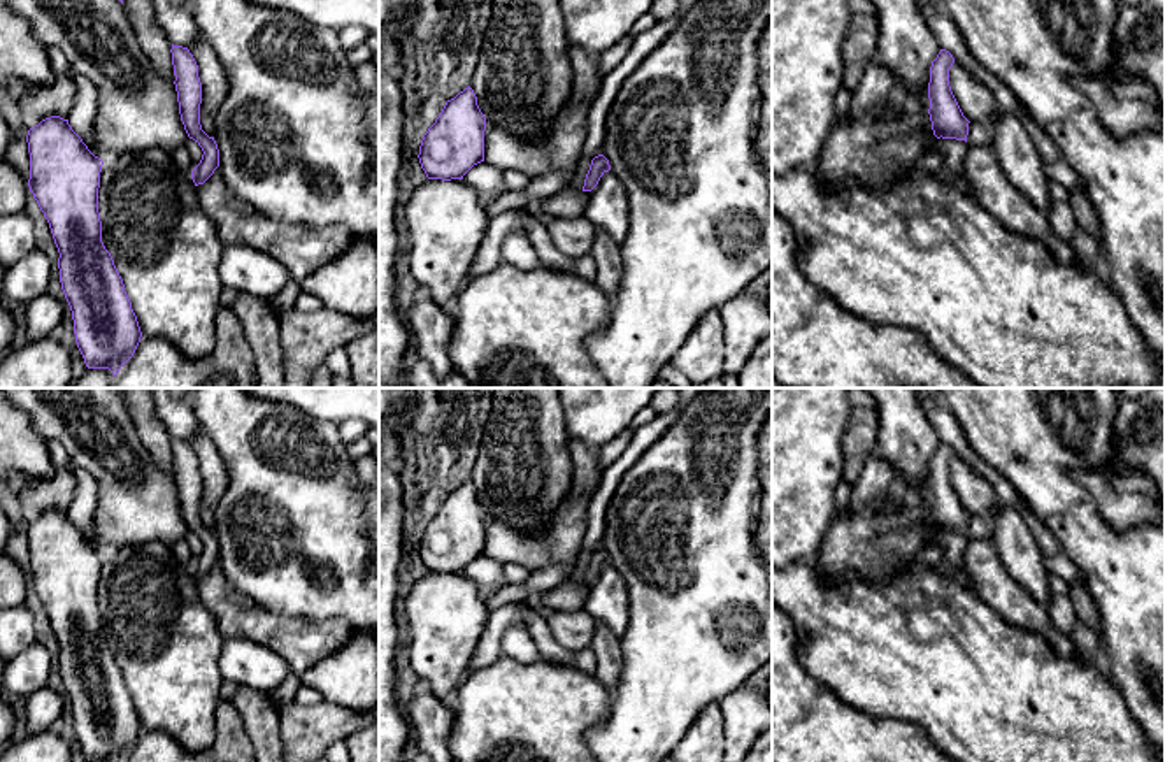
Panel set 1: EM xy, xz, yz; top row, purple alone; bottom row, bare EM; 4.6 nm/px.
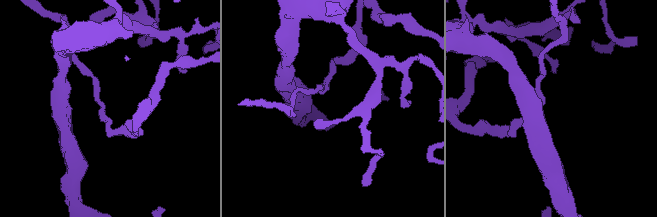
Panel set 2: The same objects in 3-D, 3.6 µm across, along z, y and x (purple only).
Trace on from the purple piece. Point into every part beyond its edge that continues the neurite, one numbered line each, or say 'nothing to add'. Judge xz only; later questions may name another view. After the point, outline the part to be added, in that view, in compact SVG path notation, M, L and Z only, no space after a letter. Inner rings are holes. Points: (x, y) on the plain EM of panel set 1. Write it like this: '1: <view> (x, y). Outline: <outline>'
nothing to add

